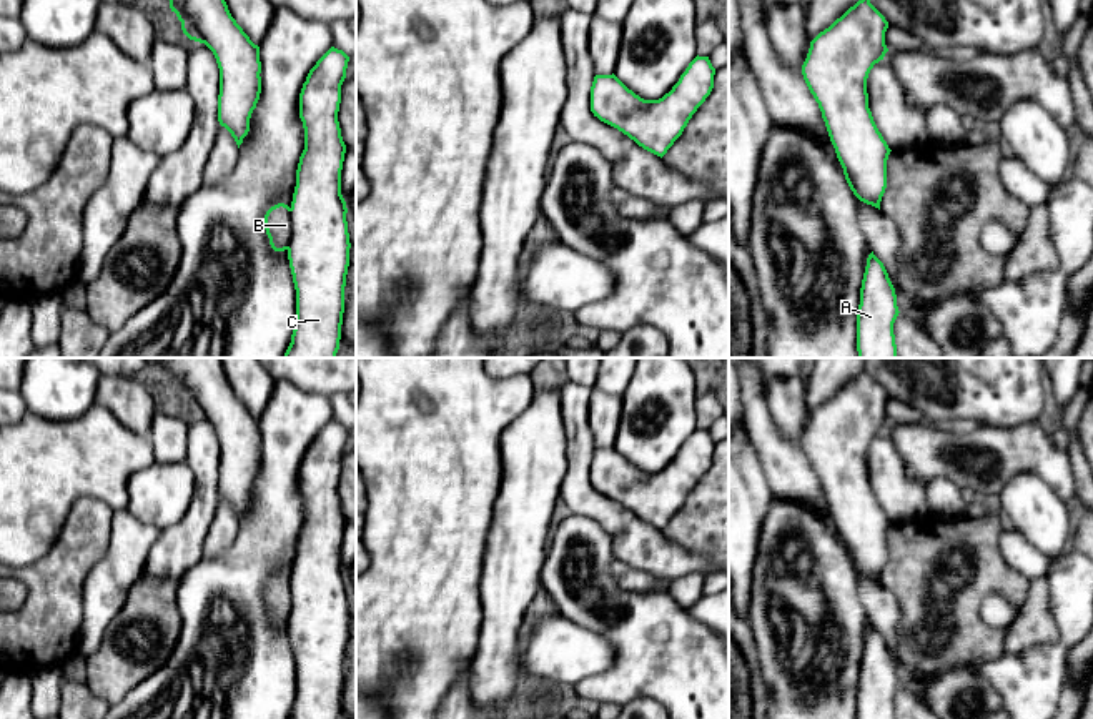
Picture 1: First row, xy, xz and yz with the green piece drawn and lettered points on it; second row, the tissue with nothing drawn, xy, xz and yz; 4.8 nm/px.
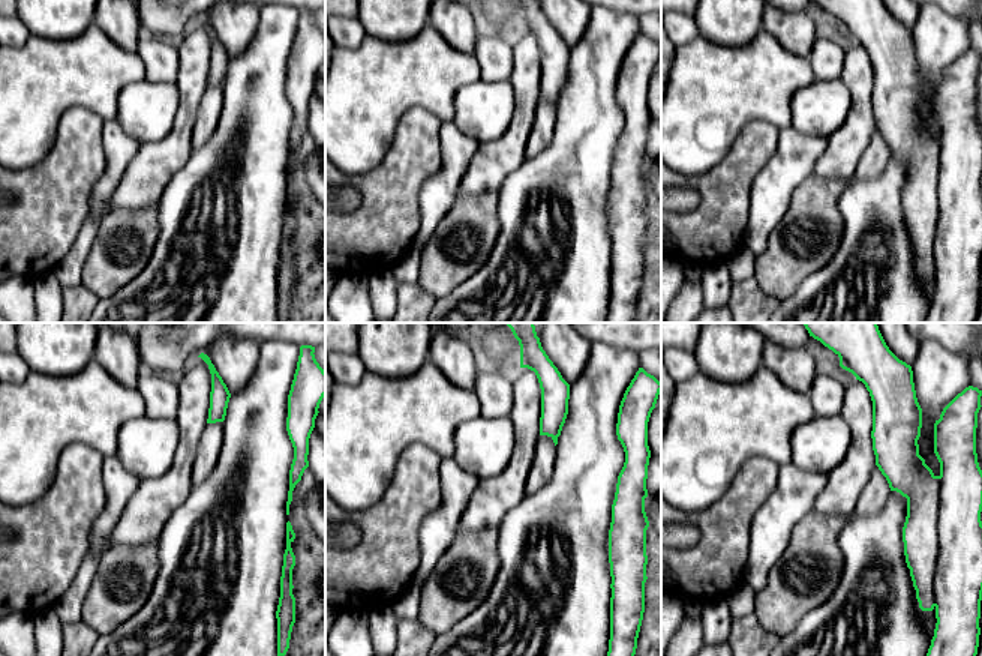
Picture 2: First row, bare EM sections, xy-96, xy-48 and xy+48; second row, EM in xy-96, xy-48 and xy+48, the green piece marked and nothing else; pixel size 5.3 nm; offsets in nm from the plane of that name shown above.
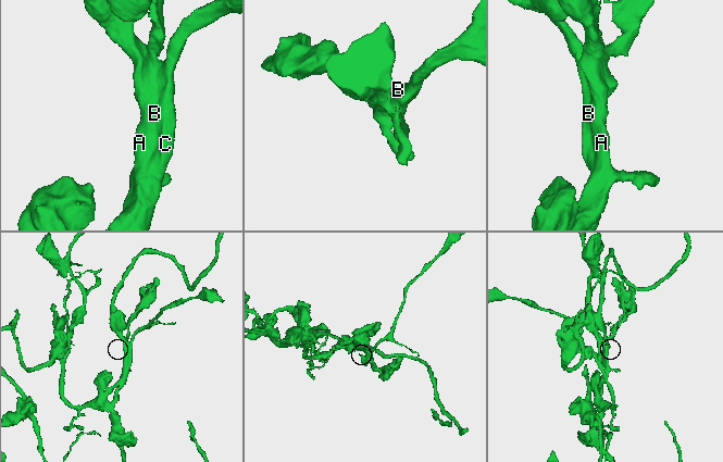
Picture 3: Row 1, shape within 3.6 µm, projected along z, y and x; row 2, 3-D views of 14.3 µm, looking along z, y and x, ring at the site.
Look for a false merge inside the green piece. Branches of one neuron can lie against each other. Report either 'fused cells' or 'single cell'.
single cell

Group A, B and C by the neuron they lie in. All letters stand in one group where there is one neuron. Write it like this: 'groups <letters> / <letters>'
groups A B C

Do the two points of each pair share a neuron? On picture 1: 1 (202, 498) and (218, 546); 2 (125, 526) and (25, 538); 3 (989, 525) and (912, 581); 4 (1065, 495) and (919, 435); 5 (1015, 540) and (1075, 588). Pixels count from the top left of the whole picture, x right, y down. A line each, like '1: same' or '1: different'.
1: different
2: different
3: same
4: same
5: different

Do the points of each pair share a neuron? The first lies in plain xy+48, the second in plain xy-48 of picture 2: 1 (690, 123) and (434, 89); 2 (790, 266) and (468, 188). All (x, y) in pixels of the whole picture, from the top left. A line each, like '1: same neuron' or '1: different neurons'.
1: same neuron
2: different neurons

